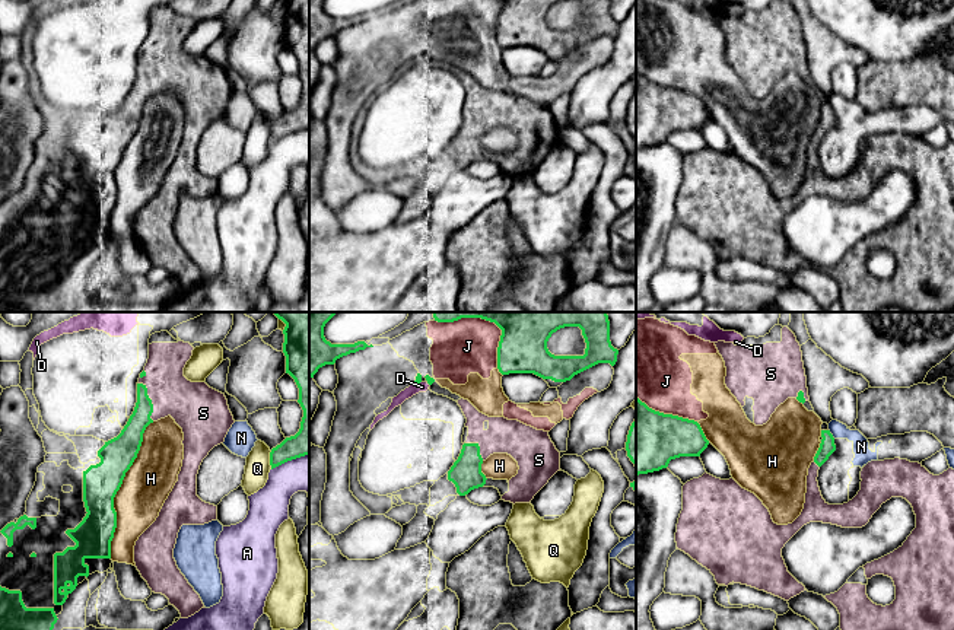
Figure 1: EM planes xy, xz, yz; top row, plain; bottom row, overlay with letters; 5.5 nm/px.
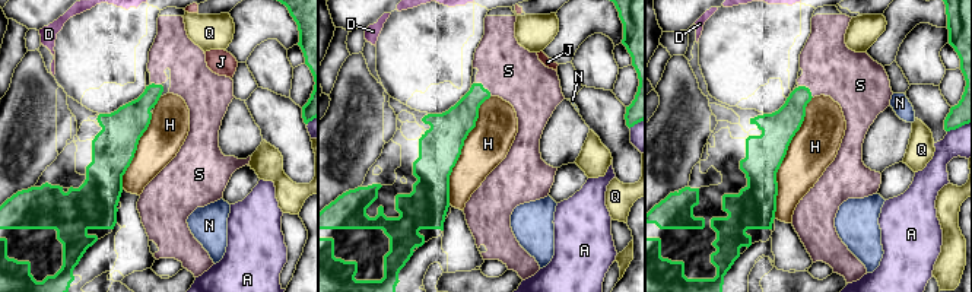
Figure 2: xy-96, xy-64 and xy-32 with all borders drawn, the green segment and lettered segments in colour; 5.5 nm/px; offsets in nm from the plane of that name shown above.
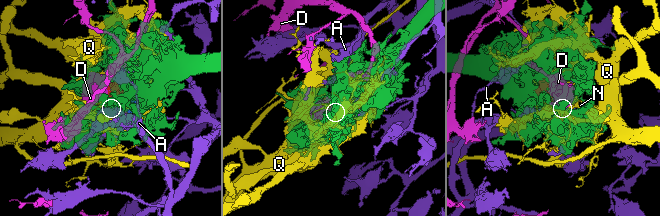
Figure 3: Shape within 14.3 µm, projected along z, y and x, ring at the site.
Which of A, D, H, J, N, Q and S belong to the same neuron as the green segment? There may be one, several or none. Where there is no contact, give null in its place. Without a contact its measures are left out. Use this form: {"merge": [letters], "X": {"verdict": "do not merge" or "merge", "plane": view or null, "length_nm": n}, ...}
{"merge": ["S"], "A": {"verdict": "do not merge", "plane": "xy", "length_nm": 220}, "D": {"verdict": "do not merge", "plane": "xz", "length_nm": 70}, "H": {"verdict": "do not merge", "plane": "xy", "length_nm": 800}, "J": {"verdict": "do not merge", "plane": "yz", "length_nm": 360}, "N": {"verdict": "do not merge", "plane": "yz", "length_nm": 70}, "Q": {"verdict": "do not merge", "plane": "xy", "length_nm": 100}, "S": {"verdict": "merge", "plane": "xy", "length_nm": 240}}

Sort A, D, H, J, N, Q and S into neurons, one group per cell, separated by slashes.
A / D / H J N / Q / S

